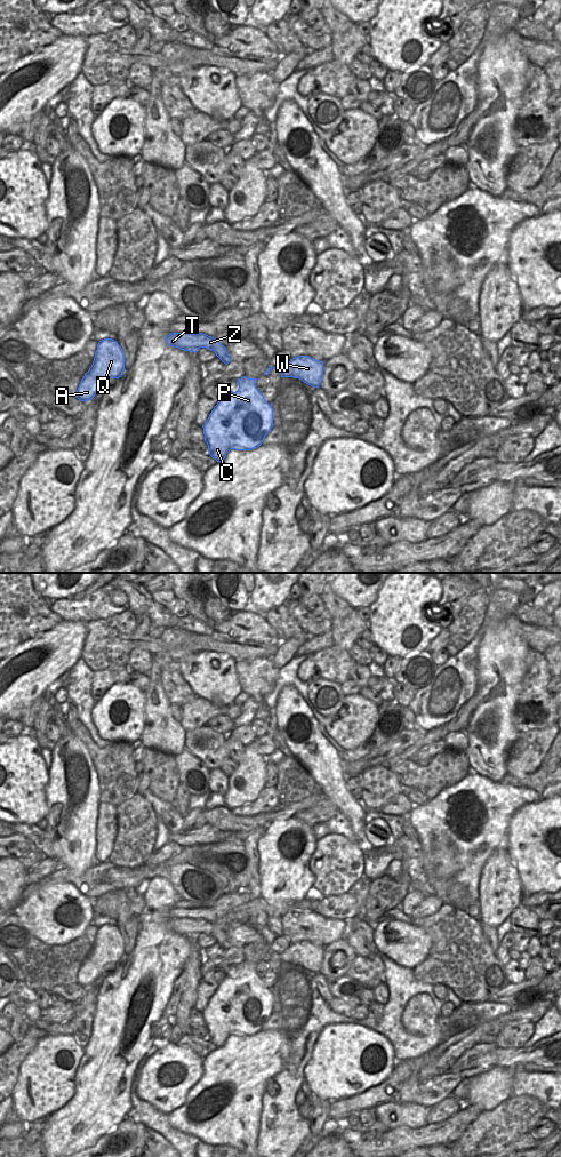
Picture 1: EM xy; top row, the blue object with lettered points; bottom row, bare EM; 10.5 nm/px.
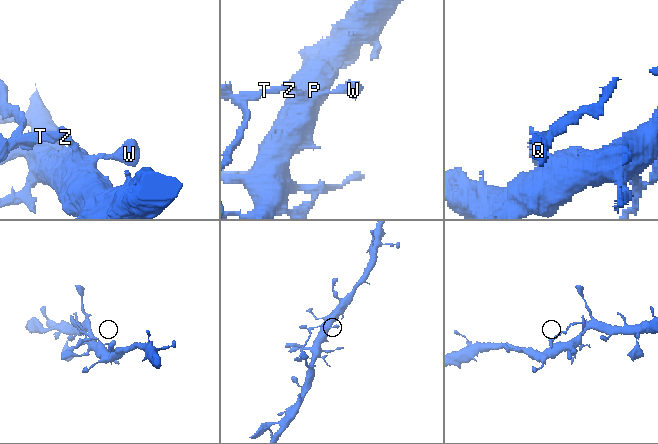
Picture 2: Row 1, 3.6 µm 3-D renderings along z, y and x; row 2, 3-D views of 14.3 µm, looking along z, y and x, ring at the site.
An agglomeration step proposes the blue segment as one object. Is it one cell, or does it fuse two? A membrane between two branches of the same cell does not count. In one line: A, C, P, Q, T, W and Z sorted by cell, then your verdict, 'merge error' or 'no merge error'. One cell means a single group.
A Q T / C P W Z | merge error

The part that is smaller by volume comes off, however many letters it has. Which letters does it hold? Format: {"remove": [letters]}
{"remove": ["A", "Q", "T"]}

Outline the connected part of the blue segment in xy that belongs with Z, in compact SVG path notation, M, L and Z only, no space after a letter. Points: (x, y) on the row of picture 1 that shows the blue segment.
M195 333L197 338L194 340L194 346L200 349L200 348L206 348L208 350L211 350L216 353L216 356L225 364L227 365L231 361L231 358L226 351L226 348L215 340L211 336L208 336L203 333Z

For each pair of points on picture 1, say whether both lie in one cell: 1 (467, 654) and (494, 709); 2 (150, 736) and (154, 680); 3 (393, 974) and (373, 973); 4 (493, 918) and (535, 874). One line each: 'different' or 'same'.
1: different
2: same
3: different
4: different

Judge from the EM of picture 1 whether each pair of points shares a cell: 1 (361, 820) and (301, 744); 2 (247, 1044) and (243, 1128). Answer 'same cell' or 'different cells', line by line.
1: same cell
2: same cell

